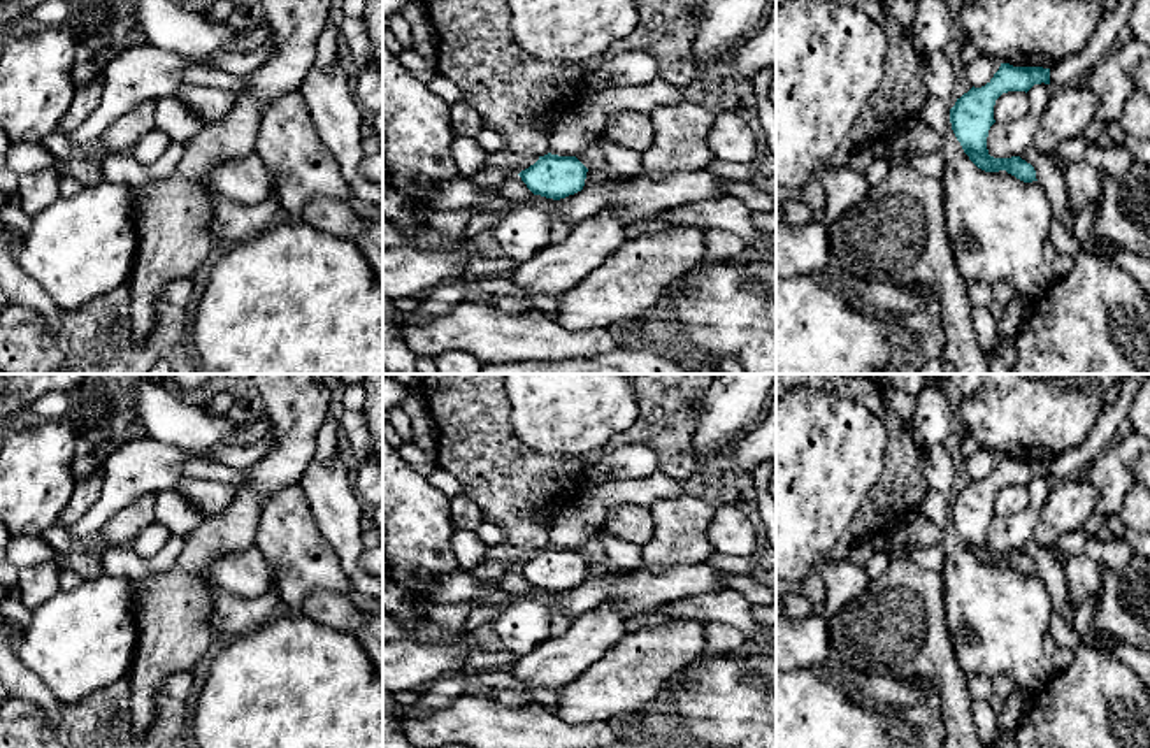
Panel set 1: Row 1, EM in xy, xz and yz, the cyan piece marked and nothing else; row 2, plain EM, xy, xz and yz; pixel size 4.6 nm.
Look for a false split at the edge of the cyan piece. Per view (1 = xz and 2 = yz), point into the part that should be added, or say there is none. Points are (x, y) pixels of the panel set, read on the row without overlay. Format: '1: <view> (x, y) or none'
1: none
2: none

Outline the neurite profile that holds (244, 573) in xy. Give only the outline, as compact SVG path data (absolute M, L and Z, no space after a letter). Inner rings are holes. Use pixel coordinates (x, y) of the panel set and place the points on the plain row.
M256 546L232 555L221 555L209 567L214 585L232 595L258 597L269 592L270 569Z

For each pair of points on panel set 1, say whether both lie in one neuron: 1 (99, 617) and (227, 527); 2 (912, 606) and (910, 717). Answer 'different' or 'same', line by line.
1: different
2: different

